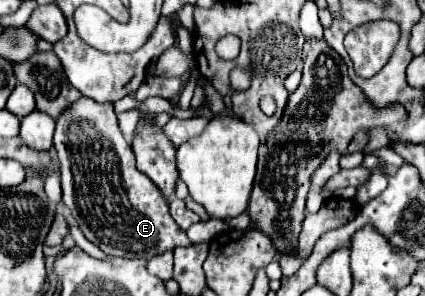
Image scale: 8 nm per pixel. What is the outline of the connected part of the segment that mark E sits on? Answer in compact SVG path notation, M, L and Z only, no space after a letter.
M80 97L68 109L64 109L56 121L58 125L54 131L54 149L60 159L64 205L70 209L88 241L100 247L106 255L124 259L152 259L164 251L192 245L186 231L182 231L170 217L168 203L162 199L162 191L136 169L134 151L118 127L112 103L98 103L90 97Z

